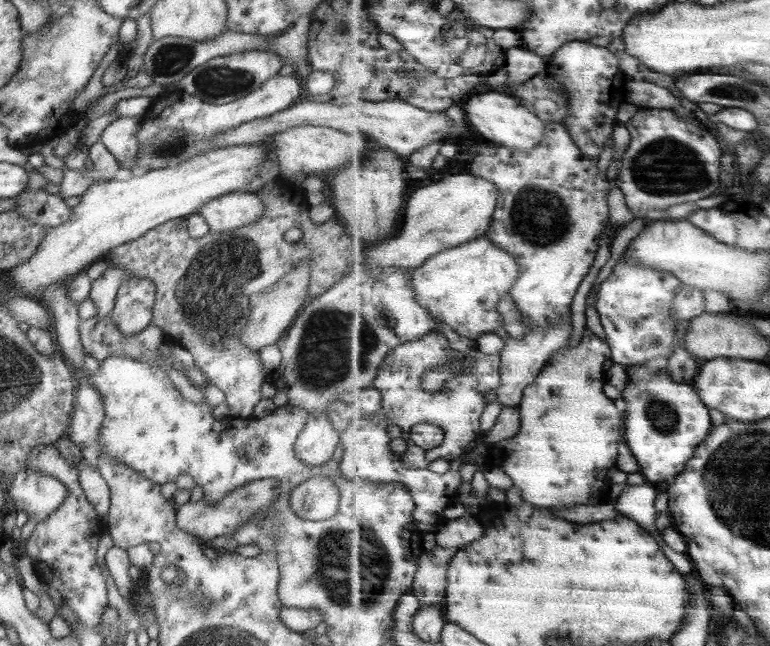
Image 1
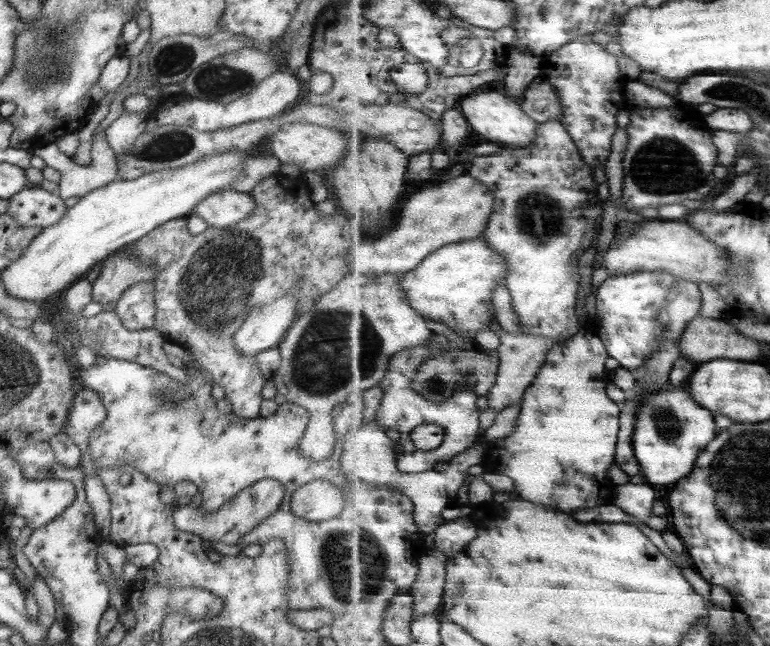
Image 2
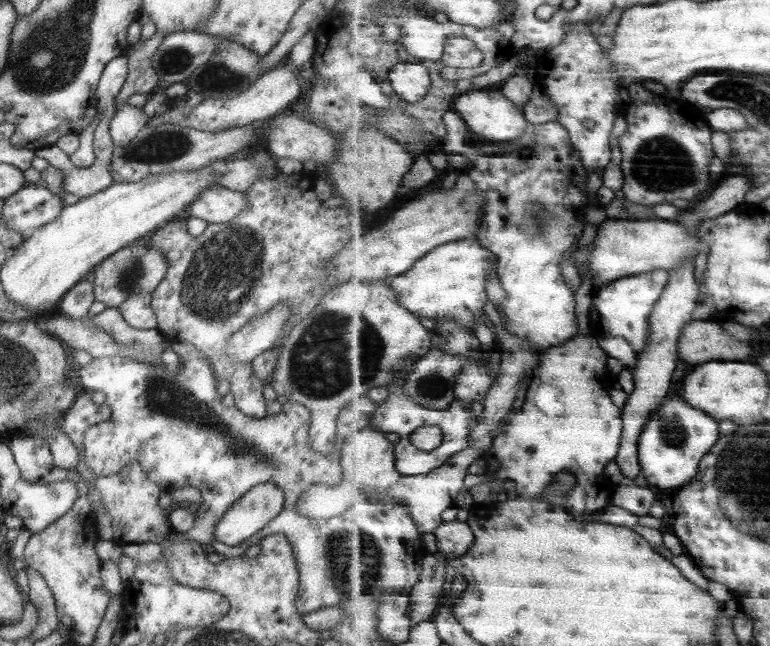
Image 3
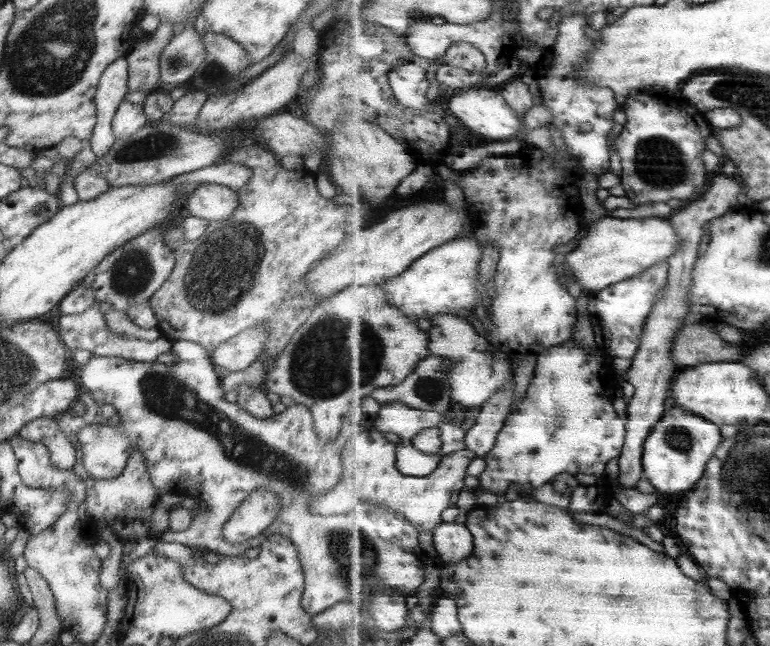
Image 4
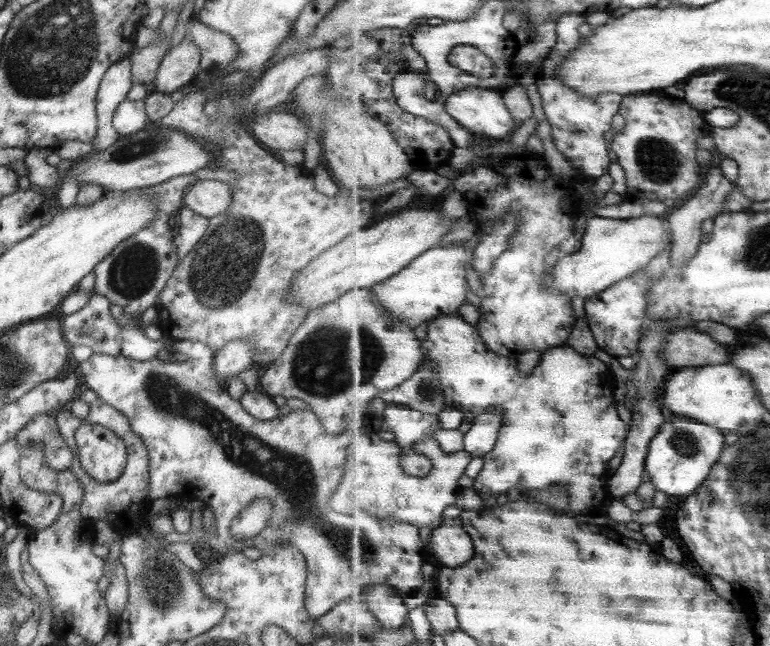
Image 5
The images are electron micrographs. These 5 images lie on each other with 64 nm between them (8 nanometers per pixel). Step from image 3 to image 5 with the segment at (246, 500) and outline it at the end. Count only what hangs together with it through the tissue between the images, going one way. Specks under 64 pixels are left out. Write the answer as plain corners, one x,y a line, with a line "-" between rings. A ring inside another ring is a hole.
263,498
251,500
245,508
241,508
238,515
229,524
229,533
235,539
245,539
256,535
267,525
271,515
271,502

